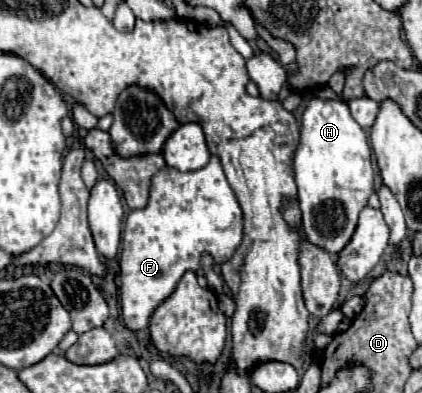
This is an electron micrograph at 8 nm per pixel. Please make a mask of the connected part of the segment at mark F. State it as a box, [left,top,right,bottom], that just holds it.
[120,156,242,332]

